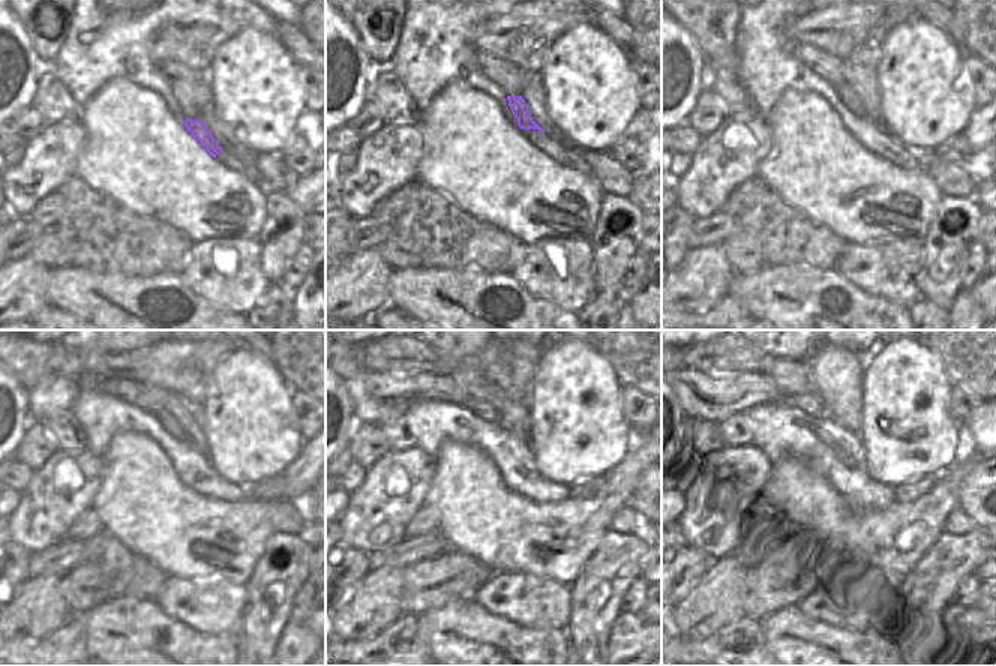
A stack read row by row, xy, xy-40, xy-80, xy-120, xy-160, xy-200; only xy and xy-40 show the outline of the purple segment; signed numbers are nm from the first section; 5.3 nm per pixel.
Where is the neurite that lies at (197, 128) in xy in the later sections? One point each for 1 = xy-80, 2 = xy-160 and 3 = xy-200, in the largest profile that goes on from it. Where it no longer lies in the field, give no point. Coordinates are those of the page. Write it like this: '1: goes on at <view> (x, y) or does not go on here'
1: goes on at xy-80 (849, 99)
2: goes on at xy-160 (483, 410)
3: goes on at xy-200 (812, 405)

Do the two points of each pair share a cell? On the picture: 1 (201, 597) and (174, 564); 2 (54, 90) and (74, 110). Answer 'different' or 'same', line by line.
1: different
2: same

